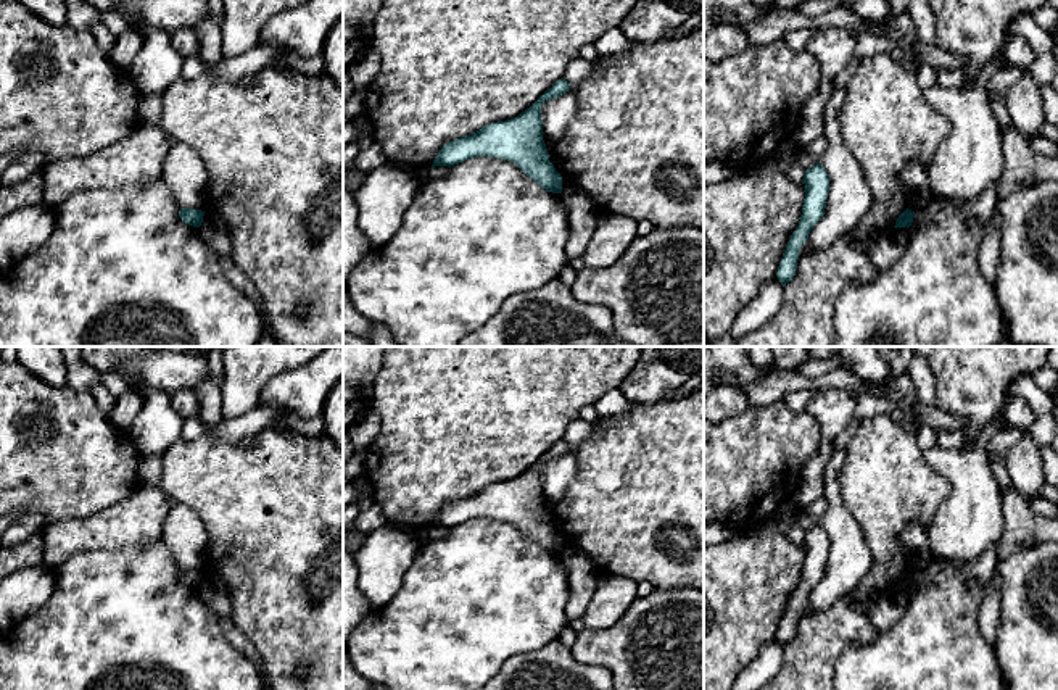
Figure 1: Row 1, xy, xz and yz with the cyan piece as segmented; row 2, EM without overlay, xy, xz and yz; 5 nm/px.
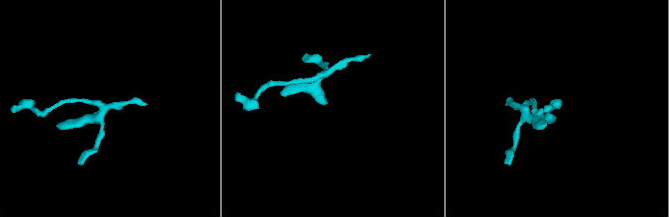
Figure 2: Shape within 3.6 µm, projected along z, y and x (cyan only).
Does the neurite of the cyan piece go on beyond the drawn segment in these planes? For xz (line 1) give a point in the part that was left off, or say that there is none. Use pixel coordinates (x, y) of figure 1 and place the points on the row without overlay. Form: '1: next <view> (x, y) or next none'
1: next none

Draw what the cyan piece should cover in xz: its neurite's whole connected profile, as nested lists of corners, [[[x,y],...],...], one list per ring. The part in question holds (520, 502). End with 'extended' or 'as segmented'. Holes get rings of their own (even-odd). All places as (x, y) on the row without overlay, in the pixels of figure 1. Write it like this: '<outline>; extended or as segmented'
[[[562,439],[517,479],[491,484],[477,493],[444,505],[433,521],[435,527],[454,527],[477,518],[515,524],[538,547],[562,555],[562,537],[549,522],[543,501],[541,466],[570,451]]]; as segmented

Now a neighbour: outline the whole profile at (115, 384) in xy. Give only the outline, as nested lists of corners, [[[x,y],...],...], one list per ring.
[[[106,371],[100,372],[100,377],[101,377],[101,385],[114,397],[130,393],[134,390],[132,382],[119,374]]]

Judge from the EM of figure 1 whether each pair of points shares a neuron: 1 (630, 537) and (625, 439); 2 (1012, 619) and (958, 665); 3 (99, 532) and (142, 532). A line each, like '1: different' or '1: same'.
1: same
2: different
3: same

